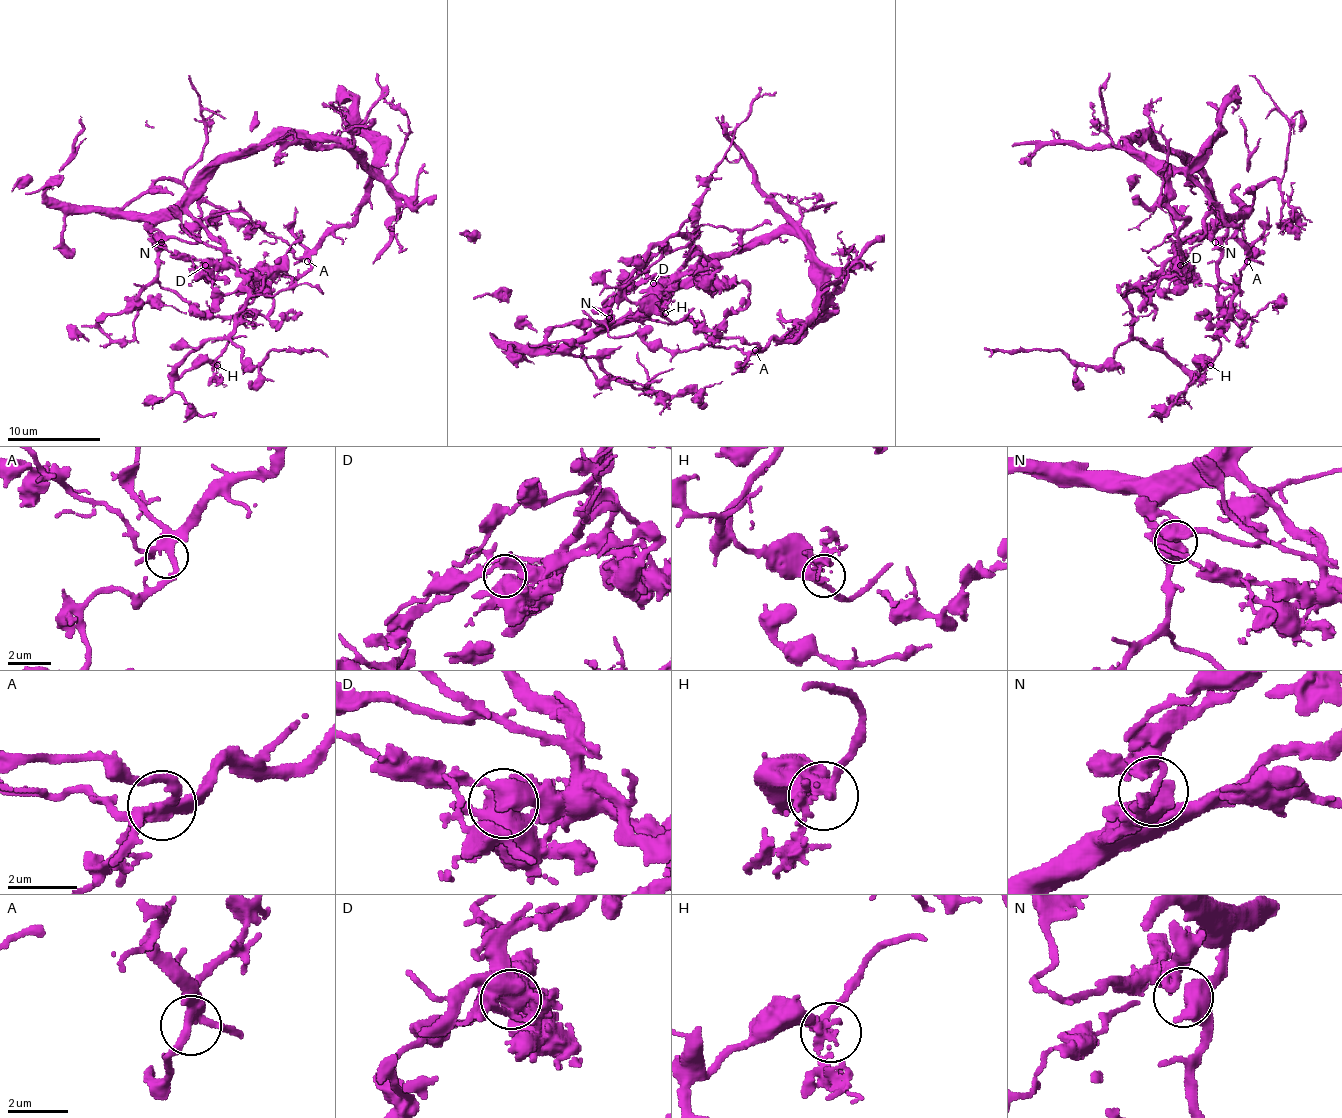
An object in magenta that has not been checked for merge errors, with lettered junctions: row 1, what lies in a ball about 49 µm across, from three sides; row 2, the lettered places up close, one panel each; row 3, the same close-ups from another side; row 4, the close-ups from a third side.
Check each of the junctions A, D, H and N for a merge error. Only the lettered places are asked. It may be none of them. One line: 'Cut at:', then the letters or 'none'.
Cut at: none

